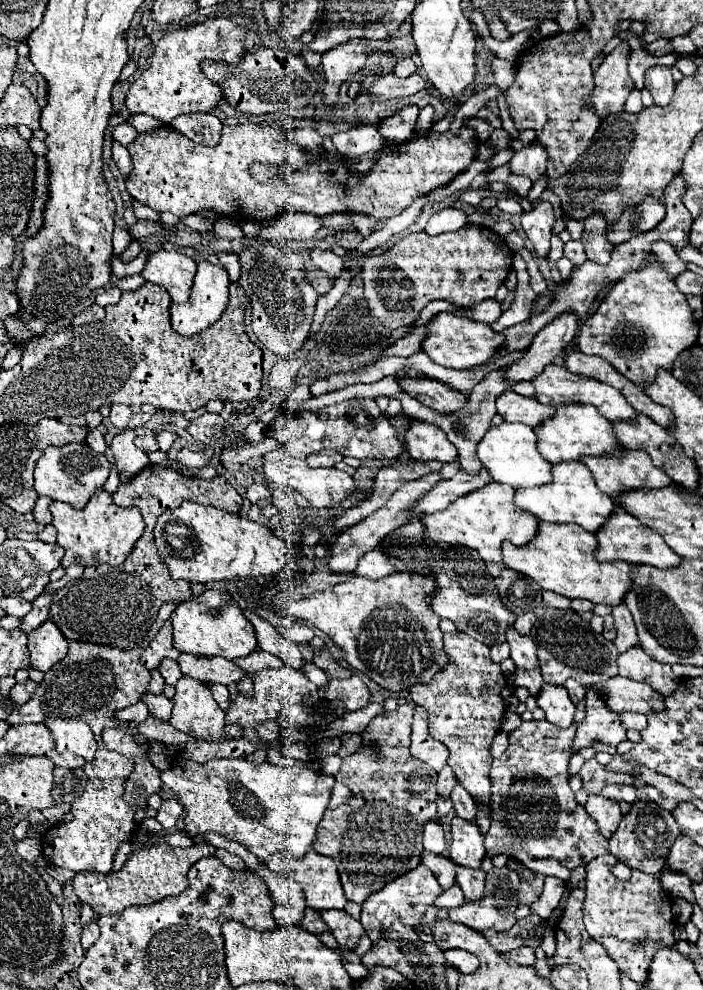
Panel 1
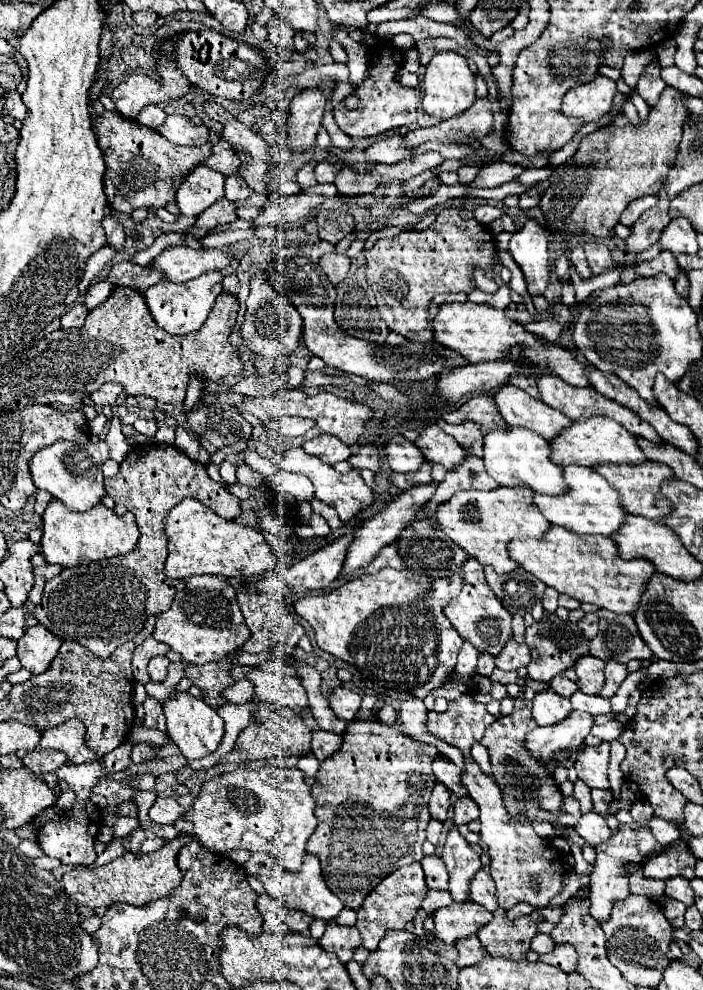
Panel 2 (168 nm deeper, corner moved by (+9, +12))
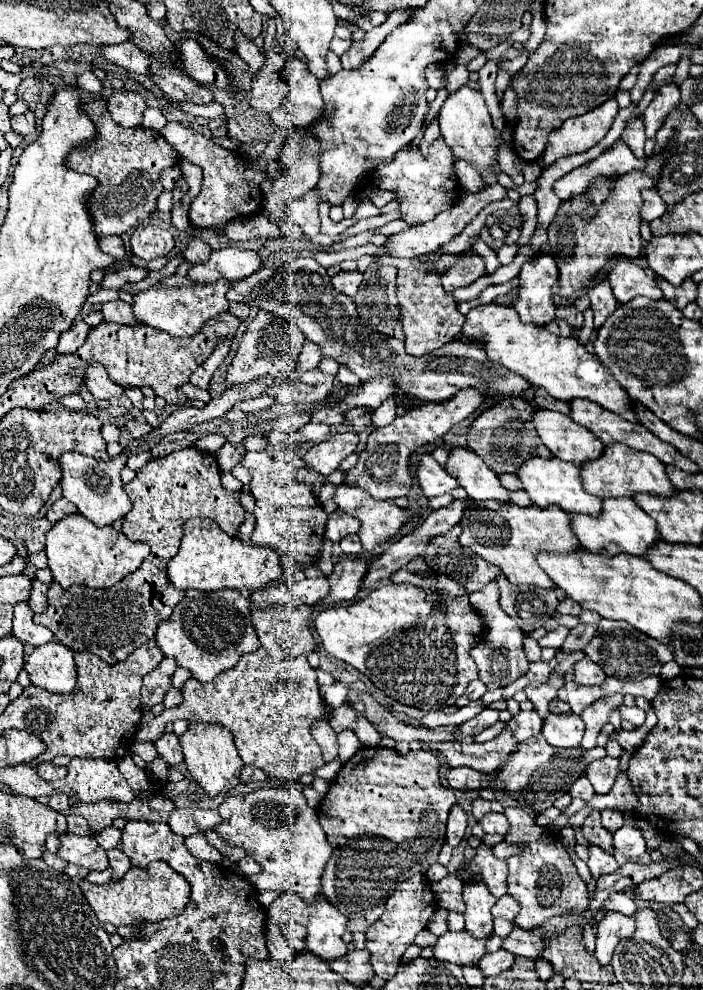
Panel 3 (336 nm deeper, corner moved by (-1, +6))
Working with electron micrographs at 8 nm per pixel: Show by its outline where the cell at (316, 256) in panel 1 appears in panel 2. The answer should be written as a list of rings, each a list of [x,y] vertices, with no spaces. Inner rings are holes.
[[[324,254],[320,258],[320,268],[330,278],[330,282],[338,284],[346,278],[346,272],[350,268],[350,258],[346,254]]]

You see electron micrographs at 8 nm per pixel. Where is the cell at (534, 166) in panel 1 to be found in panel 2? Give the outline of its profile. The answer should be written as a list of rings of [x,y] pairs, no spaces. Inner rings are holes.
[[[490,162],[486,164],[480,174],[476,176],[474,182],[470,182],[470,186],[478,186],[478,188],[496,188],[504,182],[510,182],[512,178],[516,178],[518,174],[522,174],[526,170],[526,166],[520,164],[510,164],[510,162]]]

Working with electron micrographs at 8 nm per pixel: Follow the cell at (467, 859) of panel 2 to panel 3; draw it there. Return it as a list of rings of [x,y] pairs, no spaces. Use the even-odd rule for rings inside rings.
[[[464,884],[464,904],[466,904],[466,932],[474,938],[488,938],[494,934],[492,930],[492,914],[490,908],[494,906],[494,898],[482,888],[482,884]]]

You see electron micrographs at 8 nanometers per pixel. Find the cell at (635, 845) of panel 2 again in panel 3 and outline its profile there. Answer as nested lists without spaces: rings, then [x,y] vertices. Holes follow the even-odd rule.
[[[610,912],[604,916],[604,920],[598,926],[598,938],[596,938],[596,960],[600,966],[608,966],[614,954],[614,948],[622,938],[630,938],[636,930],[636,924],[630,916],[624,916],[620,912]]]

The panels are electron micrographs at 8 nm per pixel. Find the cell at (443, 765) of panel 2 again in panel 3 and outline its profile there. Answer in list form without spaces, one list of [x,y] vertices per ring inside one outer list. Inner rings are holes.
[[[476,798],[474,804],[472,804],[472,814],[474,814],[474,818],[480,820],[480,818],[486,816],[488,812],[492,812],[492,804],[486,802],[486,800],[482,800],[482,798]]]

